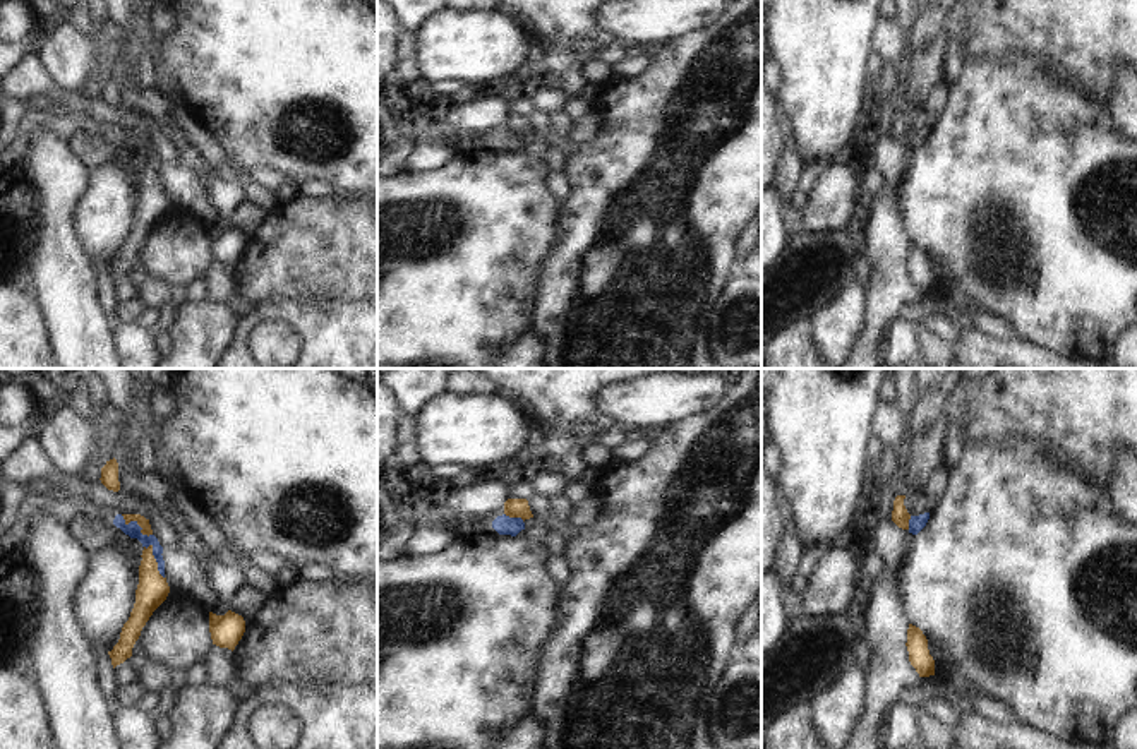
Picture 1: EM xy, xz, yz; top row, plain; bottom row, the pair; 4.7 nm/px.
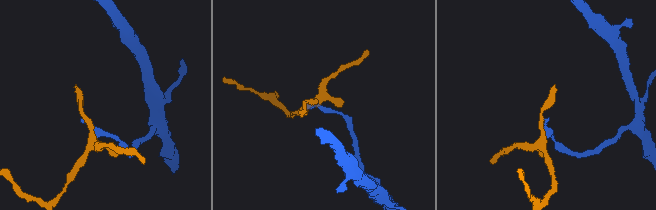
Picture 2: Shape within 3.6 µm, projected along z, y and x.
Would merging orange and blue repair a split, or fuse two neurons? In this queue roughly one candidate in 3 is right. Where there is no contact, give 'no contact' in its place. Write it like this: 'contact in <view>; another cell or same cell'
contact in xy; another cell

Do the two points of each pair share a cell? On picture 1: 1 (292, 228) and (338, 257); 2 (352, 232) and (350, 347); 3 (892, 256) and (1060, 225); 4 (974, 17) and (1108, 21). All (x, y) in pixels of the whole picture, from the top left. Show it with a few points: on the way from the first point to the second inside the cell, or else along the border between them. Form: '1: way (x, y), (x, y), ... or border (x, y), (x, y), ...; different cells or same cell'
1: way (304, 240), (314, 251), (326, 251); same cell
2: border (359, 300), (330, 300), (311, 305); different cells
3: border (897, 199), (901, 223), (909, 239); different cells
4: way (1007, 17), (1076, 17); same cell

